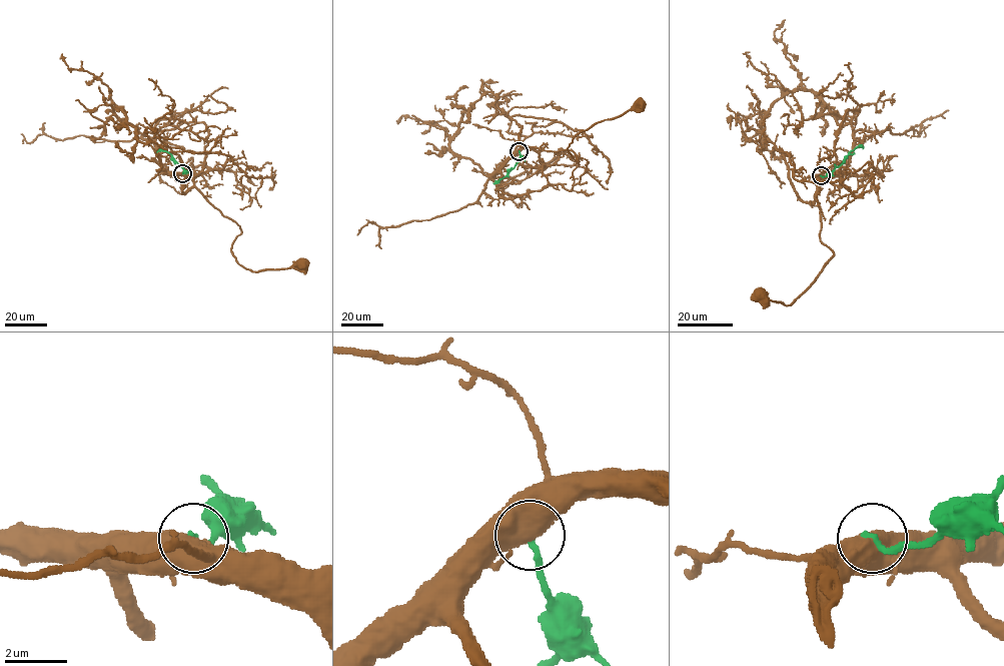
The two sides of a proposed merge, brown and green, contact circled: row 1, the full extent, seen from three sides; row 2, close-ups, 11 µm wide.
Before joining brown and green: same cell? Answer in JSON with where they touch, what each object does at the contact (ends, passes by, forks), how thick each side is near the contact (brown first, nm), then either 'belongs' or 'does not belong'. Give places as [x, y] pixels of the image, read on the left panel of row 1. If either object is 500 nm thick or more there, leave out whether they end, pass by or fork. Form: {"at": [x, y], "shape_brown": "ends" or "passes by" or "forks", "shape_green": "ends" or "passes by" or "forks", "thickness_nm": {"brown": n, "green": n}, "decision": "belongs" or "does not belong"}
{"at": [182, 173], "thickness_nm": {"brown": 750, "green": 220}, "decision": "does not belong"}

